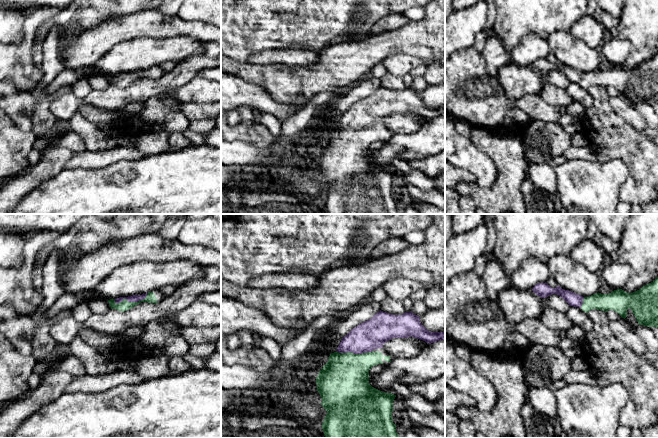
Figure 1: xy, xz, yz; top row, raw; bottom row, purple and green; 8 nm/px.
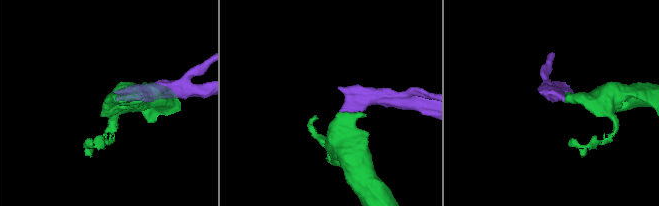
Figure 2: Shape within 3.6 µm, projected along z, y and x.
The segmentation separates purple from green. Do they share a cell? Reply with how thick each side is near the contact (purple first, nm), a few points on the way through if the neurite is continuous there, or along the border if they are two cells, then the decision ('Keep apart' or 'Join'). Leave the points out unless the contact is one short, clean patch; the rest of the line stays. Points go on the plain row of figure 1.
Thickness 60 nm (purple) against 80 nm. Path across: xy (134, 74), (131, 77), (123, 82). Join

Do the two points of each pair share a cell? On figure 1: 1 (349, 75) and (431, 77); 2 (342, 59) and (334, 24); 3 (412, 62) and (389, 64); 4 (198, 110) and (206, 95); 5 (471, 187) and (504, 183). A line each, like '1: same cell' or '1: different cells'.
1: different cells
2: different cells
3: same cell
4: different cells
5: same cell

